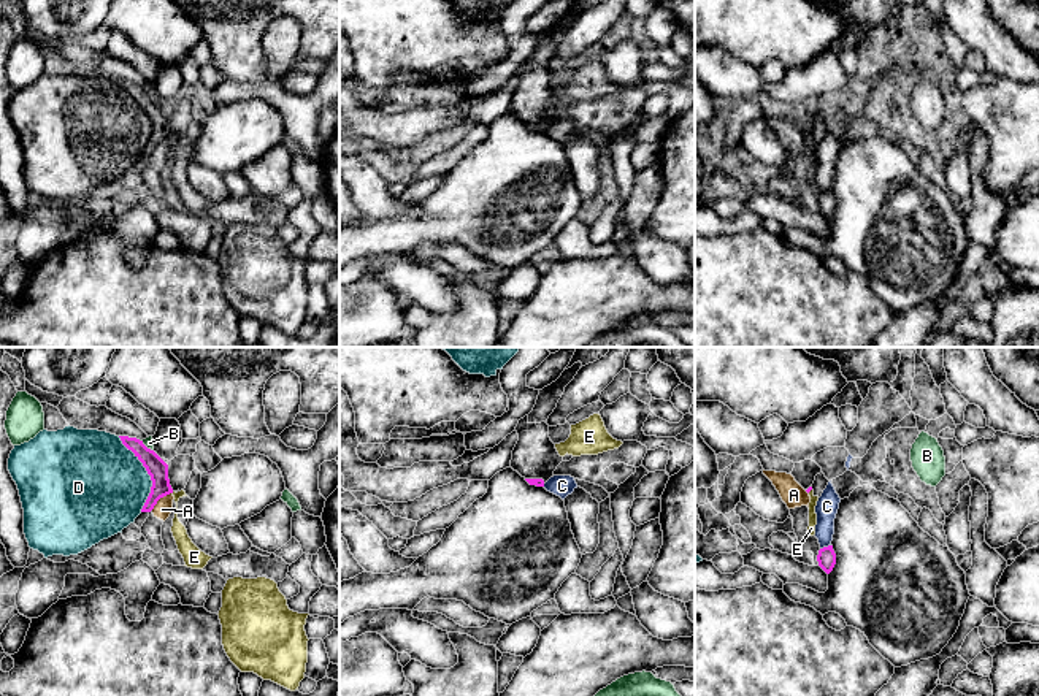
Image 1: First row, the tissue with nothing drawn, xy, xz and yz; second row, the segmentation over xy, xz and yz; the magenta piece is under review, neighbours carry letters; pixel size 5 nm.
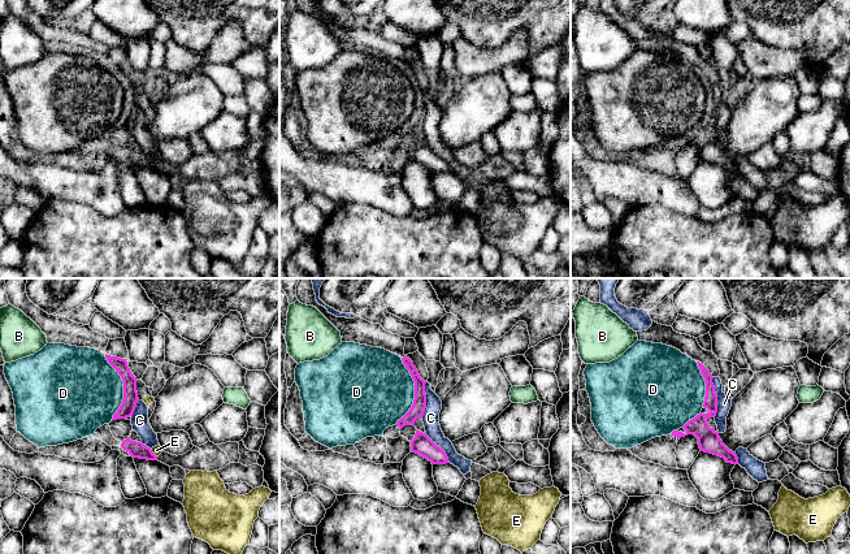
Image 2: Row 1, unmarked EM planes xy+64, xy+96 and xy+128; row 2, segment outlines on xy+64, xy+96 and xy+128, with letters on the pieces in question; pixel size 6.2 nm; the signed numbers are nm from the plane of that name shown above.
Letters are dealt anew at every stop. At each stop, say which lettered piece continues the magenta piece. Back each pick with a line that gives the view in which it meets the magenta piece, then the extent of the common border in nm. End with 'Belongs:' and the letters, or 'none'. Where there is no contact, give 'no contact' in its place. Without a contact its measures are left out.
Belongs: none

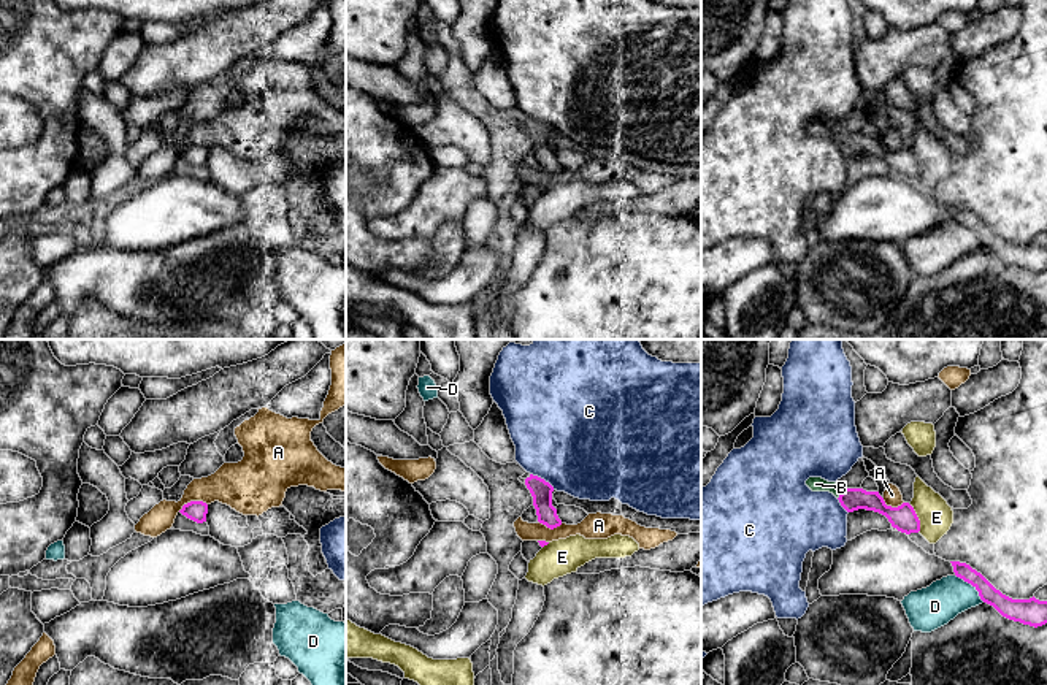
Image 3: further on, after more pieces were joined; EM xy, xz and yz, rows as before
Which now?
B: yz | 50 nm
Belongs: B

